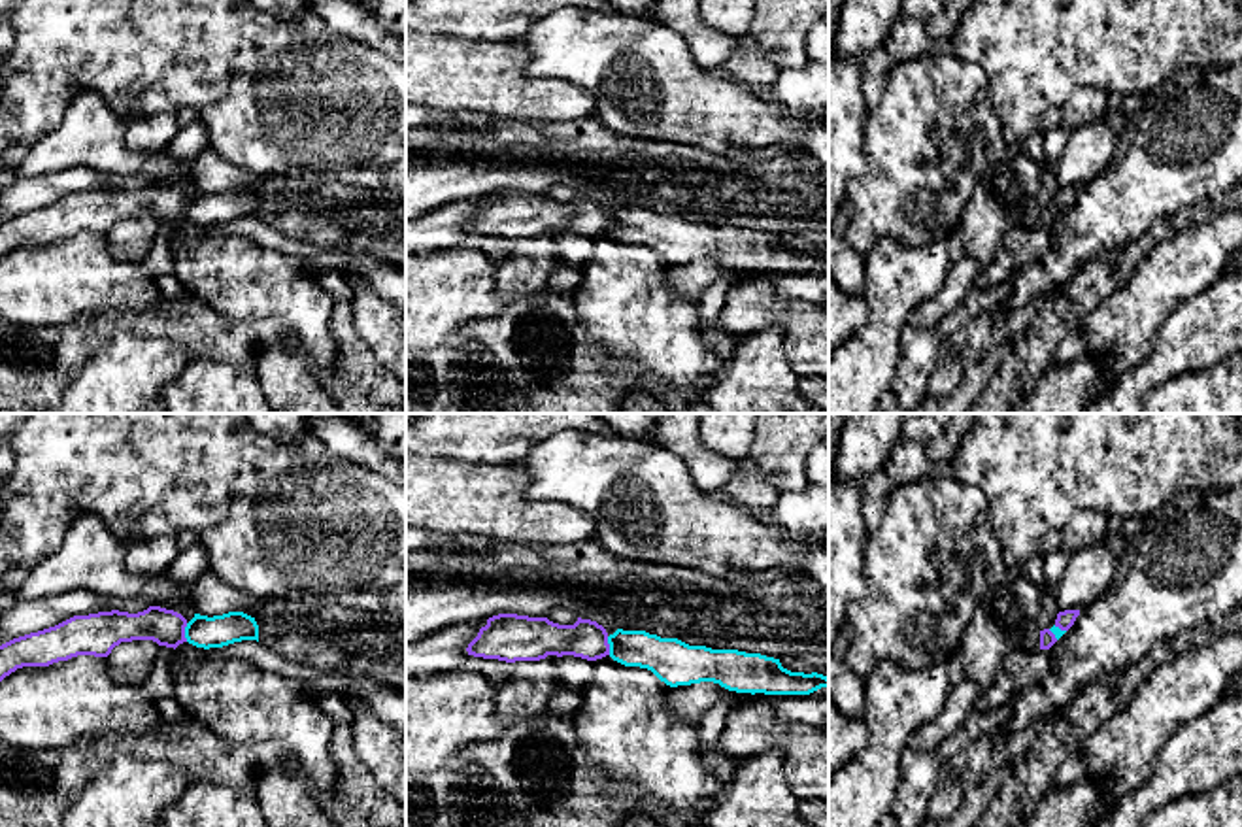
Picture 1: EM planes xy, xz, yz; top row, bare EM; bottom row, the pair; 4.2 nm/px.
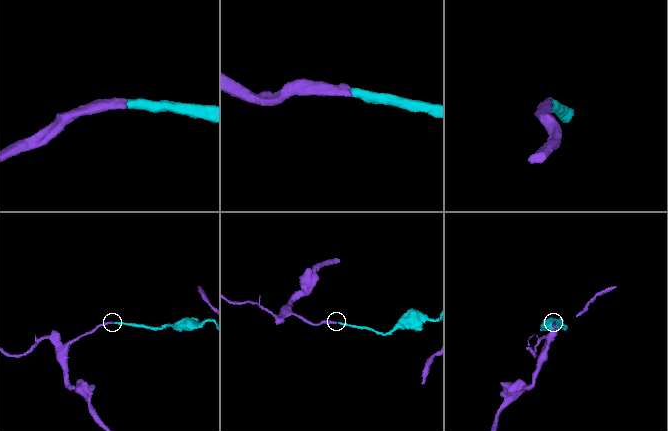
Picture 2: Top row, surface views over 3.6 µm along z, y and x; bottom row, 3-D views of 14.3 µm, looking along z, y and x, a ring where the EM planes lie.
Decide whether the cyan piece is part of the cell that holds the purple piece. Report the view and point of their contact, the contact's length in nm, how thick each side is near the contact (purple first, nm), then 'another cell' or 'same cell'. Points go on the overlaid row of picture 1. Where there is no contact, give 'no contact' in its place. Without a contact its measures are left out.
meets purple in xy at (184, 633); contact 80 nm long; 160 nm thick on the purple side, 140 nm on the other; same cell

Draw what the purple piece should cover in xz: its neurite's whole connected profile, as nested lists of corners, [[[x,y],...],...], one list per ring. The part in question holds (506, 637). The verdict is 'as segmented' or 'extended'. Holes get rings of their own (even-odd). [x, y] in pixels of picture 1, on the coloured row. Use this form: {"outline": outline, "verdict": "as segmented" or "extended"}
{"outline": [[[498,614],[487,619],[466,651],[506,663],[540,661],[547,655],[596,661],[610,655],[625,667],[651,670],[670,687],[713,682],[751,695],[810,695],[829,687],[827,676],[791,672],[780,659],[761,653],[689,646],[646,631],[617,629],[608,634],[596,621],[581,617],[574,625],[559,625],[547,617]]], "verdict": "extended"}

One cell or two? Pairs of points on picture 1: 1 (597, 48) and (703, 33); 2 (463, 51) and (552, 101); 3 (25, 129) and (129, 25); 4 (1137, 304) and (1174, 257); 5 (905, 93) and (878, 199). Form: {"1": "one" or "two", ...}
{"1": "two", "2": "one", "3": "one", "4": "one", "5": "one"}

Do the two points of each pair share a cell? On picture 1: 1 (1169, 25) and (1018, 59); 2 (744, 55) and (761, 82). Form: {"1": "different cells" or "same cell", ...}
{"1": "same cell", "2": "same cell"}

